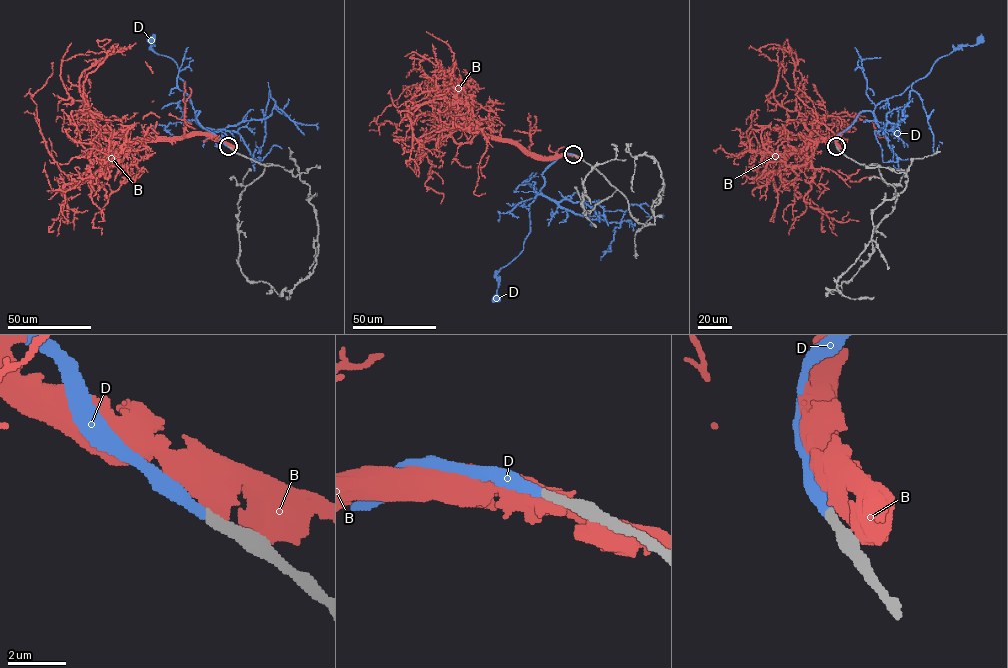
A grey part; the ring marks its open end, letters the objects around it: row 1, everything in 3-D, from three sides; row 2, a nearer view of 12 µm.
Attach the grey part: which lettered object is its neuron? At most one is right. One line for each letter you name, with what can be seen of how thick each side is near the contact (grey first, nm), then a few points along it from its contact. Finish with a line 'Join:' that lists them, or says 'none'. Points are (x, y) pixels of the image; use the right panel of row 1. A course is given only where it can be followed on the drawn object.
D: 360/380 nm | via (837, 146), (835, 138), (860, 112), (900, 95), (938, 58), (980, 39)
Join: D

